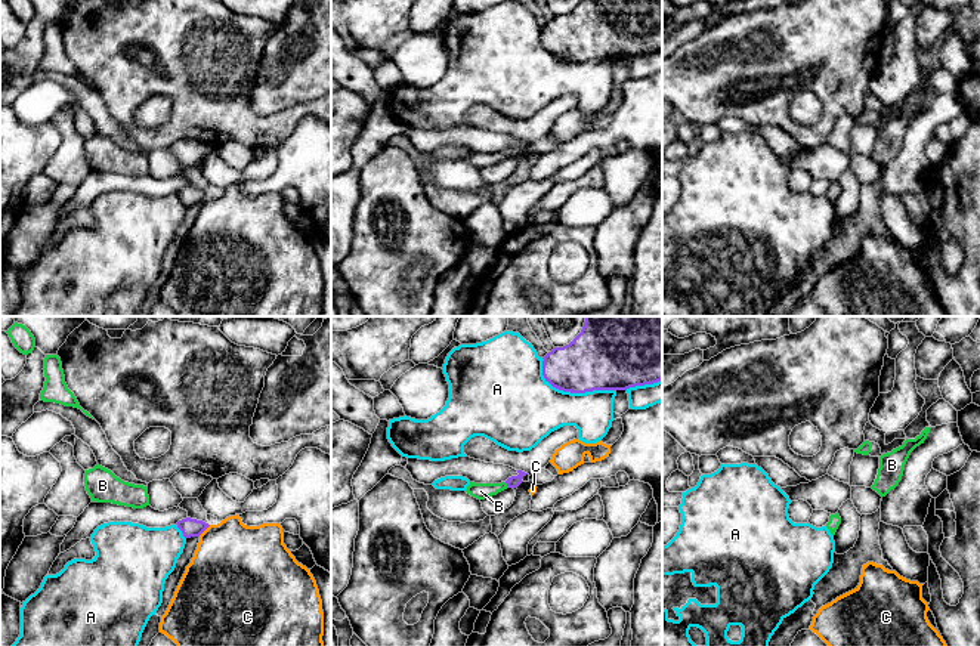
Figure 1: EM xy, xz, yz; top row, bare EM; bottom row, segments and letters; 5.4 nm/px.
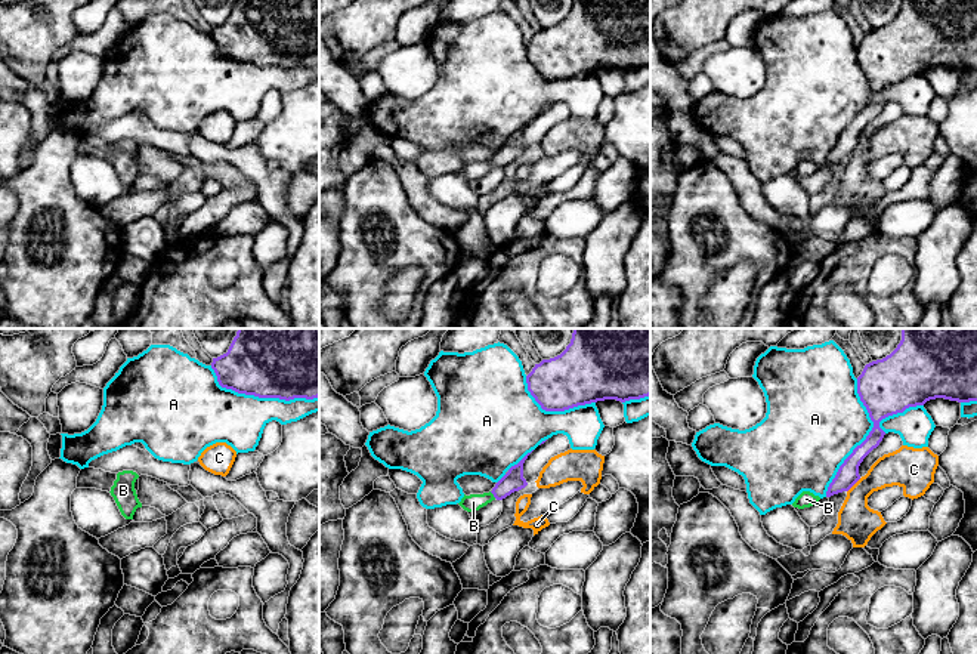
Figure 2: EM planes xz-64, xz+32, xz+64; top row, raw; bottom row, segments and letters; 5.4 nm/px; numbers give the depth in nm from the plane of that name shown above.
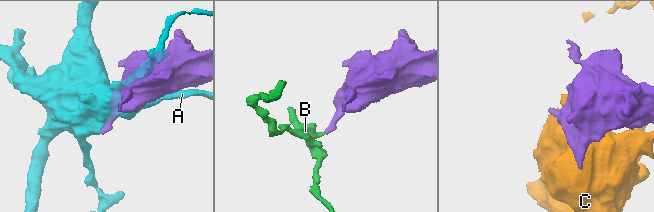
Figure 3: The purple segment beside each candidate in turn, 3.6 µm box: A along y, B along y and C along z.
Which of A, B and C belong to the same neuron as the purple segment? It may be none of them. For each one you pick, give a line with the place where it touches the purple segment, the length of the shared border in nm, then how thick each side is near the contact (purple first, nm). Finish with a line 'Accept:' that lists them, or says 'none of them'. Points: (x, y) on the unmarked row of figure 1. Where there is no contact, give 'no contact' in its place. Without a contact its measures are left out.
B: xz (507, 154) | 40 nm | 70/90 nm
Accept: B

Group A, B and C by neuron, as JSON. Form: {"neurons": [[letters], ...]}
{"neurons": [["A"], ["B"], ["C"]]}

